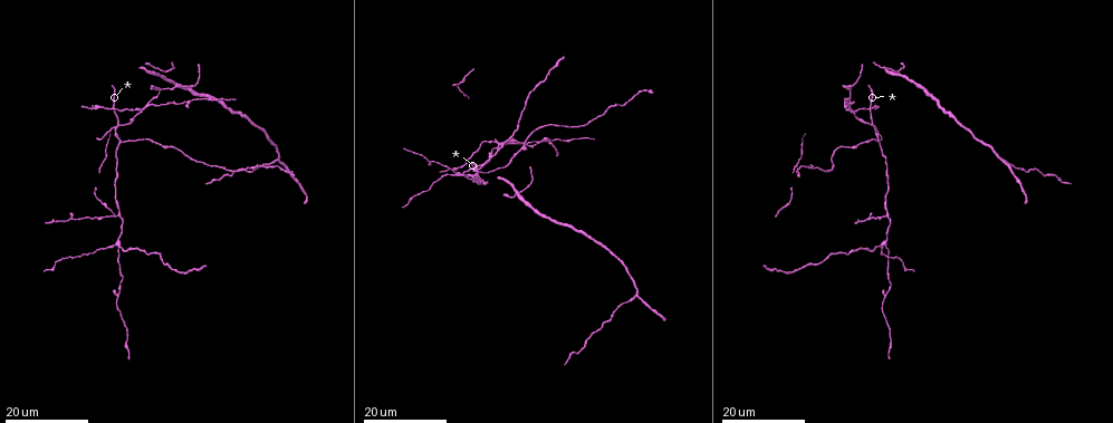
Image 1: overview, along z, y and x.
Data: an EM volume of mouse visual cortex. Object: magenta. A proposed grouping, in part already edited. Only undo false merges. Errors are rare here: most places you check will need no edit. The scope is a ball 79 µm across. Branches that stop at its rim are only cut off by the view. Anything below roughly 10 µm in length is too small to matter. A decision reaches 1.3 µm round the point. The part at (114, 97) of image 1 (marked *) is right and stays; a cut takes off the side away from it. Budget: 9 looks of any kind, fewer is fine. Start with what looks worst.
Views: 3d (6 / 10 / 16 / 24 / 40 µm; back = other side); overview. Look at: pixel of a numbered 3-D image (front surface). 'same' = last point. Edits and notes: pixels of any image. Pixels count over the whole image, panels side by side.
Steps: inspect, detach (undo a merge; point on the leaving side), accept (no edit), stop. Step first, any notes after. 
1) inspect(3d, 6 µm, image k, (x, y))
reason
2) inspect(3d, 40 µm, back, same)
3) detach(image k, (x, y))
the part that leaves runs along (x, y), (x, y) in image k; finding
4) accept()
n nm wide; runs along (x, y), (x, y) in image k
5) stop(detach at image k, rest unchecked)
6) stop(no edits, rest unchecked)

inspect(3d, 24 µm, image 1, (886, 246))
looks like a crossing

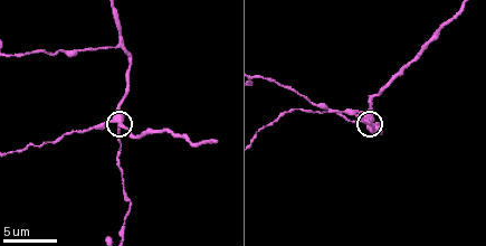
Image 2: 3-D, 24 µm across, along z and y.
inspect(3d, 10 µm, image 2, (368, 116))

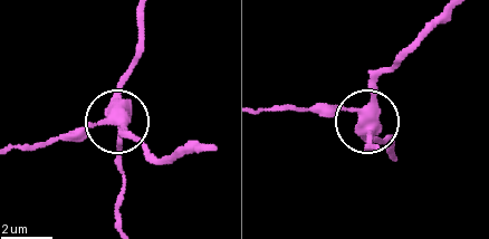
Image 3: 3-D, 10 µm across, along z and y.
accept()
runs along (138, 20), (138, 59), (120, 97), (123, 172) in image 3; one neuron here

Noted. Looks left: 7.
inspect(3d, 16 µm, image 1, (120, 123))
a fork

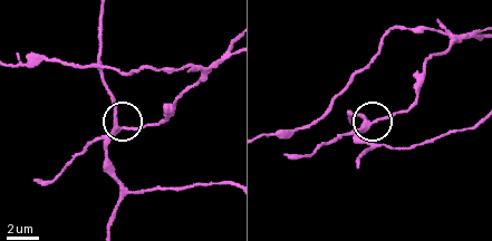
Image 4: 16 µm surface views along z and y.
inspect(3d, 6 µm, image 4, (121, 130))
zoom in

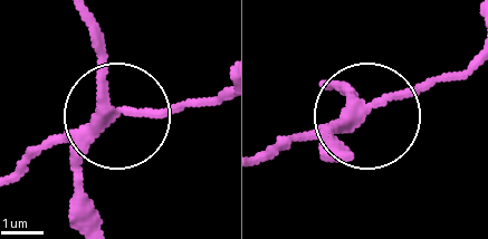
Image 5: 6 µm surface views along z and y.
detach(image 5, (151, 110))
230 nm wide; the part that leaves runs along (98, 123), (219, 94) in image 5; two neurons meet here

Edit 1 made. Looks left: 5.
inspect(overview)
redraw

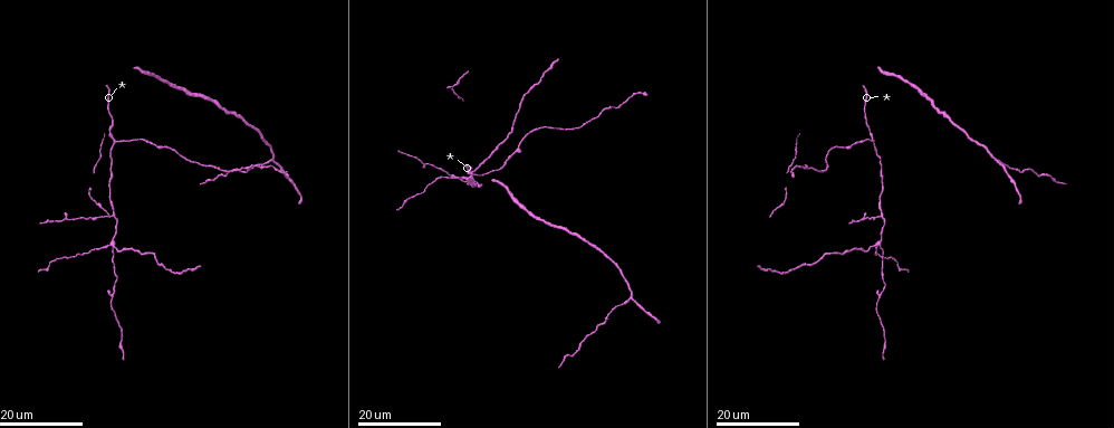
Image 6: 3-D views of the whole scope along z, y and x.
inspect(3d, 16 µm, image 6, (882, 217))
three-way junction

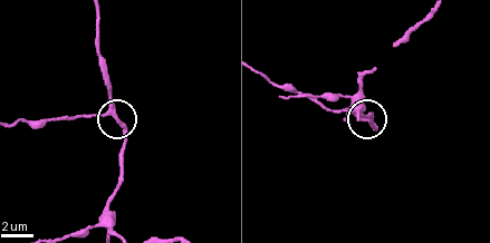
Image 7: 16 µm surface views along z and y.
inspect(3d, 6 µm, image 7, (109, 112))

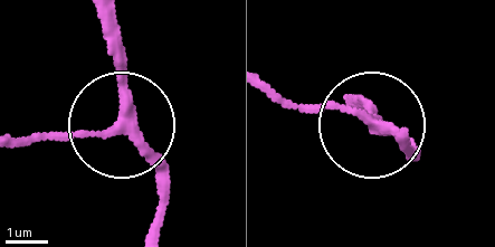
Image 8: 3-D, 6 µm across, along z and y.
accept()
240 nm wide; runs along (103, 24), (116, 67), (113, 120), (24, 138) in image 8; one neuron here

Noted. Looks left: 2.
inspect(3d, 16 µm, image 6, (996, 161))
arms part here

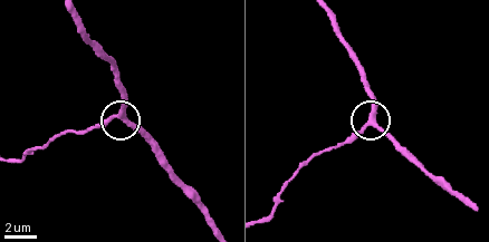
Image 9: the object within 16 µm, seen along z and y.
inspect(3d, 6 µm, image 9, (373, 122))

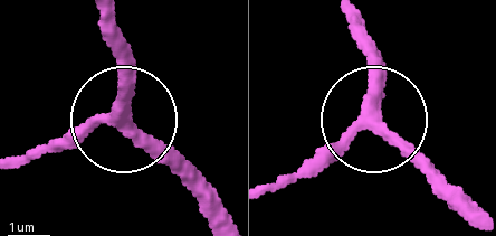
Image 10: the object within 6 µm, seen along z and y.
accept()
3 arms; runs along (355, 17), (370, 109), (438, 180) in image 10; all the same neuron

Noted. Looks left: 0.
stop(detach at image 5, rest unchecked)

